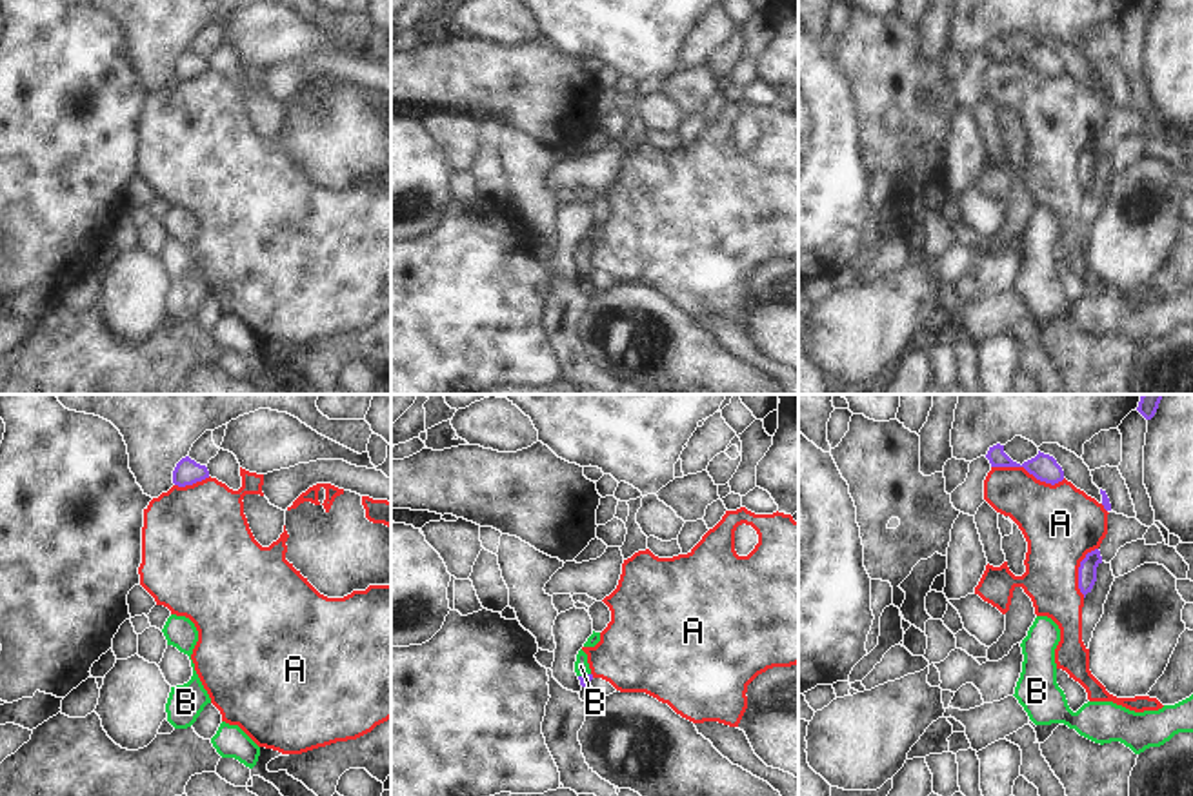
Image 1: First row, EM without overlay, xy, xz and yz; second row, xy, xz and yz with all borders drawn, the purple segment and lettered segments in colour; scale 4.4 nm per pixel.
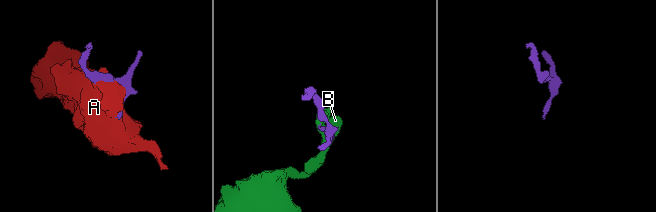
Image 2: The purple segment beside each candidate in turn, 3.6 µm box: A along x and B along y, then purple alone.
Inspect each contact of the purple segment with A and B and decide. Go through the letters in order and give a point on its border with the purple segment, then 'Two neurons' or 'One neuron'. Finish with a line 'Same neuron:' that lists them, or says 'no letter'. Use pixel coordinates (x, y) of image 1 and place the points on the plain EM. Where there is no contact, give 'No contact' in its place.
A: Touches purple at yz (1028, 64). Two neurons
B: Touches purple at xz (586, 268). One neuron
Same neuron: B.

